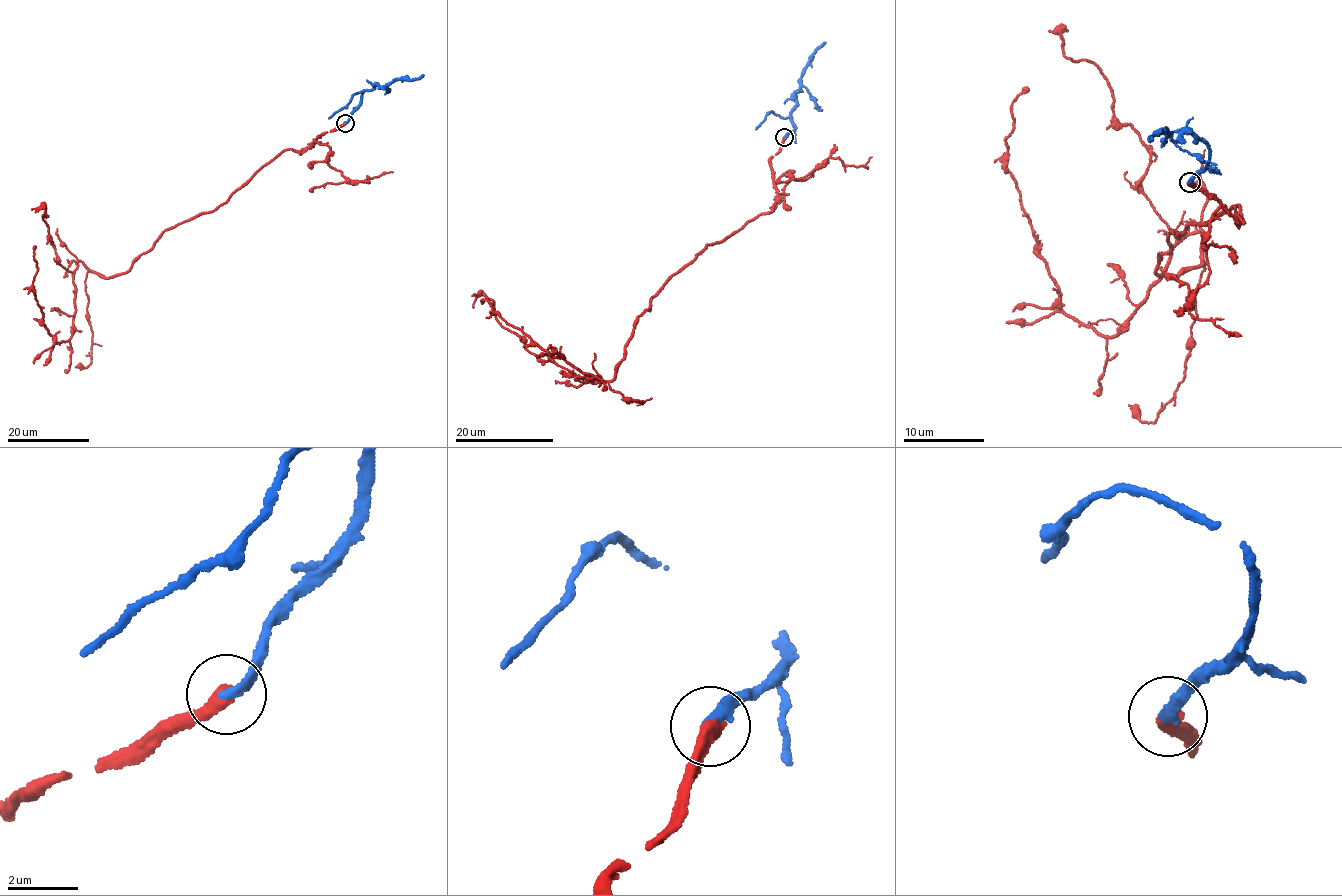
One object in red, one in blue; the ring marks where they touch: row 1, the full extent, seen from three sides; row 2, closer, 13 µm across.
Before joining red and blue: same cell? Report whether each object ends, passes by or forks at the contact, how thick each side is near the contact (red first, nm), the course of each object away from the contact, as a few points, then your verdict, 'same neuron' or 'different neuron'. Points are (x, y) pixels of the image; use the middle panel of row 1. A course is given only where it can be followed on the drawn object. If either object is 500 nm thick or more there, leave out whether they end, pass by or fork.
red ends there; blue ends there; 480 nm thick on the red side, 320 nm on the other; red runs (784, 137), (770, 162), (778, 192), (771, 211), (668, 277), (610, 380), (593, 383), (481, 302); blue runs (784, 137), (795, 127), (791, 113), (795, 91), (805, 69), (825, 41); same neuron

